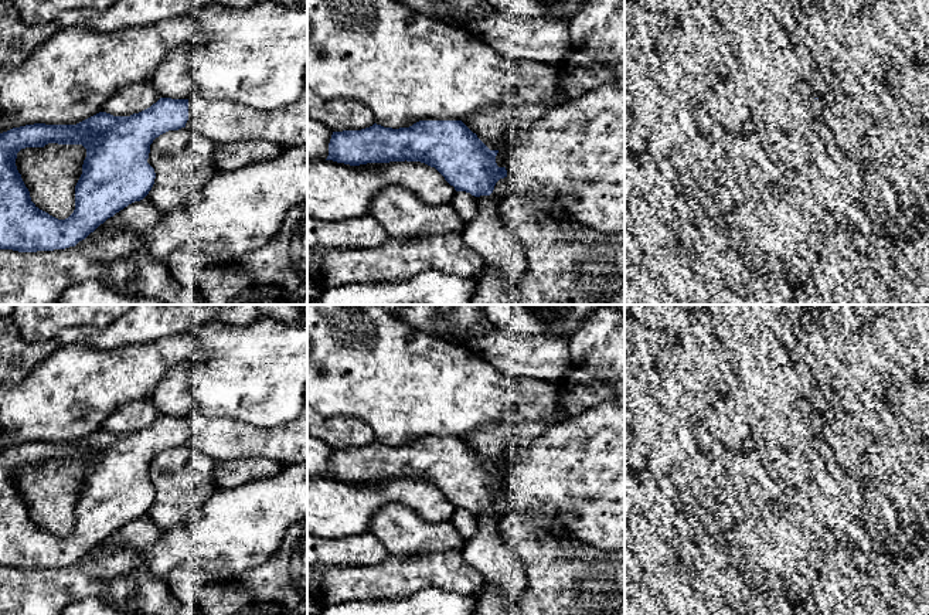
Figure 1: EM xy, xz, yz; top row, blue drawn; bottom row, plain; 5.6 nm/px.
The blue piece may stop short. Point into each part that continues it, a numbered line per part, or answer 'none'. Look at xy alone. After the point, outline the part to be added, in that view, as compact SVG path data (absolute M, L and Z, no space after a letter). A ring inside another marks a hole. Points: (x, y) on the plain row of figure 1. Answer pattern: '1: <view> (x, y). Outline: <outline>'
1: xy (224, 439). Outline: M307 385L297 418L262 428L234 418L188 415L186 445L211 456L217 463L232 459L266 458L283 465L307 463Z

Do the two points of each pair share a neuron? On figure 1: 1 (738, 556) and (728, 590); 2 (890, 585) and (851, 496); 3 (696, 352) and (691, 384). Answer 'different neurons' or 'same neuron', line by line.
1: different neurons
2: same neuron
3: same neuron

